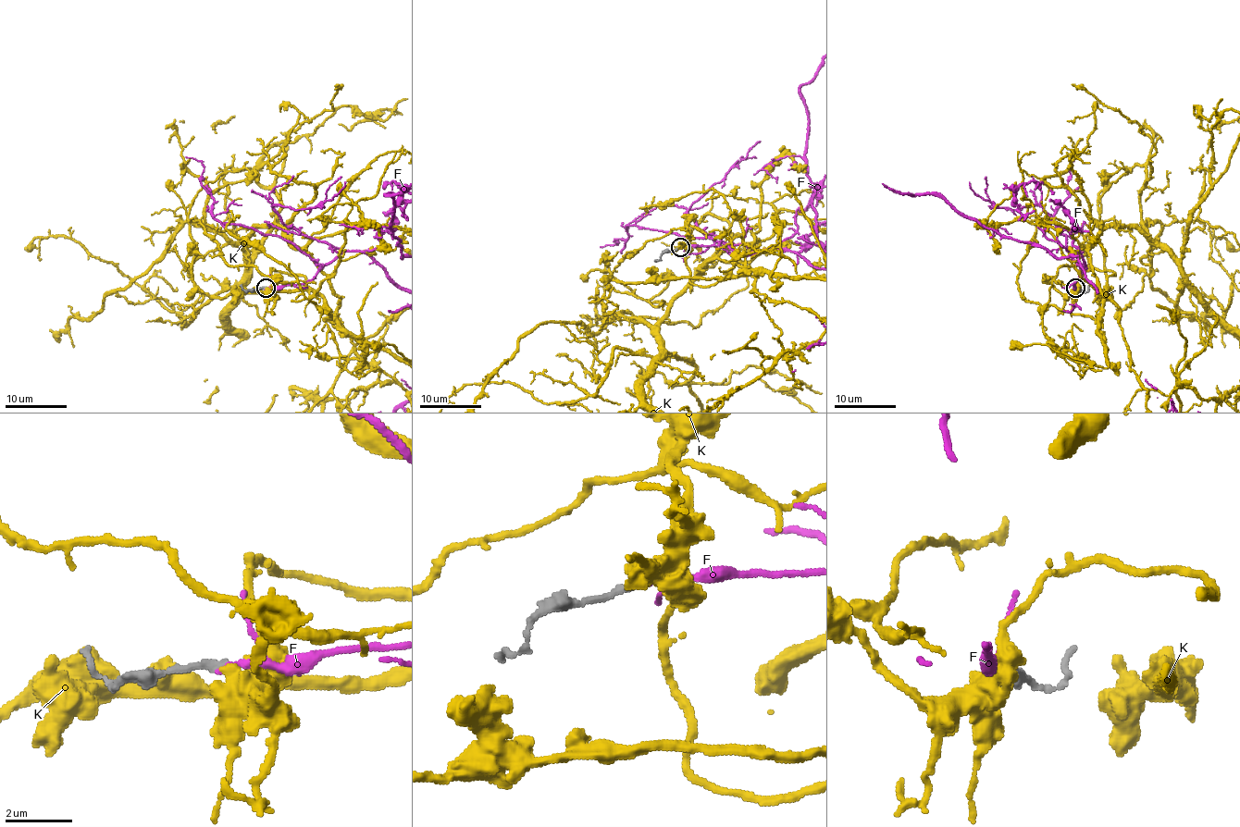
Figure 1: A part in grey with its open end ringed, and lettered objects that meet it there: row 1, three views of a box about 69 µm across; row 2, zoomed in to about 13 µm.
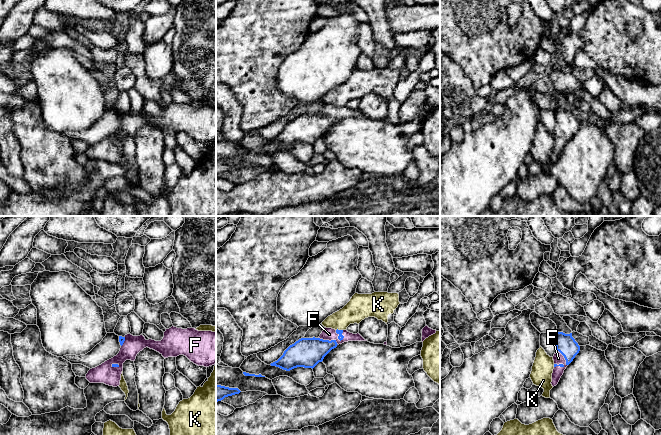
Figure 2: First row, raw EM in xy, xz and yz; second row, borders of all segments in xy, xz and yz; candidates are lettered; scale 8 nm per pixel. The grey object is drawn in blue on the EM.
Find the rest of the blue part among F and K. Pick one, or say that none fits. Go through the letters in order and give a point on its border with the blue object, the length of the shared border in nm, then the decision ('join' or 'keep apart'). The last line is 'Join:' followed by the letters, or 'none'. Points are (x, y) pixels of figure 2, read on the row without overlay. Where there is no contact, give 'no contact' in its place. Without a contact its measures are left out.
F: yz (564, 133) | 160 nm | join
K: xz (339, 106) | 60 nm | keep apart
Join: F

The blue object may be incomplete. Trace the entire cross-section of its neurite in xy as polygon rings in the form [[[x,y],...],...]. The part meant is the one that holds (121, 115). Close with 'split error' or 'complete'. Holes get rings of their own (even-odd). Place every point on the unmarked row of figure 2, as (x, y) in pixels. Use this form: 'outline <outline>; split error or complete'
outline [[[195,104],[166,105],[161,117],[146,116],[143,111],[127,110],[119,112],[119,129],[86,150],[90,159],[104,159],[117,163],[120,161],[123,139],[135,137],[137,130],[148,123],[159,128],[164,134],[186,132],[198,142],[209,143],[216,140],[216,108],[198,107]]]; split error

